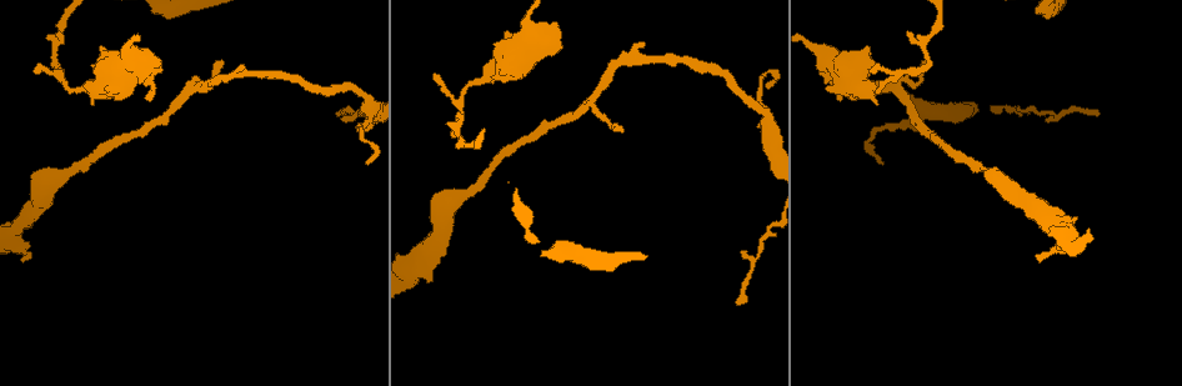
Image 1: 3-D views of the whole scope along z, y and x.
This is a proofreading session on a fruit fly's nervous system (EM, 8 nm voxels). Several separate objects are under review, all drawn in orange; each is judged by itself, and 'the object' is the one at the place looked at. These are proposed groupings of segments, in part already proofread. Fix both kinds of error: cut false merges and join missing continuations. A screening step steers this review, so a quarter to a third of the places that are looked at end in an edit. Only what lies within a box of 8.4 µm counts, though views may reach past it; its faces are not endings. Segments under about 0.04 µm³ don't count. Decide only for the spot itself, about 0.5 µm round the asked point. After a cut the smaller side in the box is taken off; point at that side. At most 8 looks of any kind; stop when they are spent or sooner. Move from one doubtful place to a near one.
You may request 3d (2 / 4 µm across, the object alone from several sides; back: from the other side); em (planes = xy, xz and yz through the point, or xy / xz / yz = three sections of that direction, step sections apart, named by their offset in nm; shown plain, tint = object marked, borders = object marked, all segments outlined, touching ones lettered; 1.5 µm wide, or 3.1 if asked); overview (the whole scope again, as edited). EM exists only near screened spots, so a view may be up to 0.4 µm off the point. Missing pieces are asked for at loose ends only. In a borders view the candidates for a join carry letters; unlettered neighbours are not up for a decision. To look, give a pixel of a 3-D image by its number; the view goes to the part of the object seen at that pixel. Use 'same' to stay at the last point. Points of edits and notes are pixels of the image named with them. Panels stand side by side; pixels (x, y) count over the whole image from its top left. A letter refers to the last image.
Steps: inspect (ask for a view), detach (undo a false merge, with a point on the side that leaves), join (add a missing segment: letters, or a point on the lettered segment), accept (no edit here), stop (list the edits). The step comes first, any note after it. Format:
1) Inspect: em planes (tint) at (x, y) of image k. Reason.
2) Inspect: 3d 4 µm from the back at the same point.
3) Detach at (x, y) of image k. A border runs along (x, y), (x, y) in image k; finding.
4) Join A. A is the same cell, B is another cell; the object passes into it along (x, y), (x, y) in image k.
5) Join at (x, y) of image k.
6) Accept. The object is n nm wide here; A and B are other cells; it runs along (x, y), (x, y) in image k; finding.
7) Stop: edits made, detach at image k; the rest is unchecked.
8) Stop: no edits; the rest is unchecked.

Inspect: 3d 4 µm at (1036, 256) of image 1. Thin end.

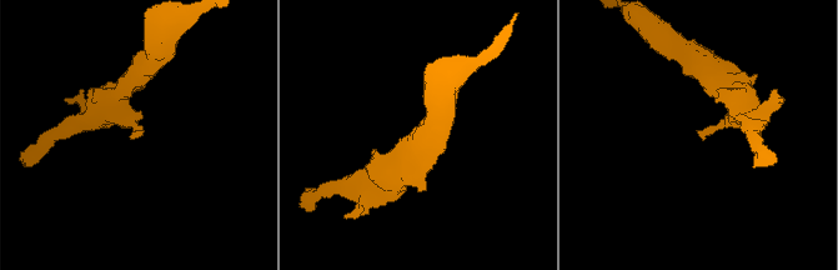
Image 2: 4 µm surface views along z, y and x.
Inspect: em planes (plain) at (133, 131) of image 2. Now the EM.

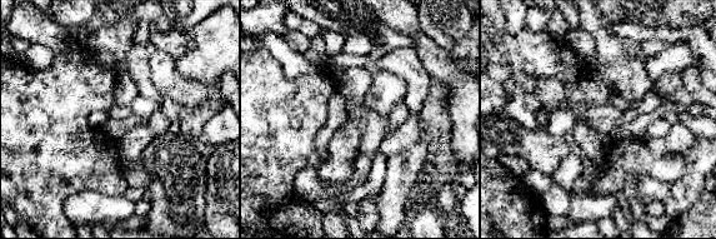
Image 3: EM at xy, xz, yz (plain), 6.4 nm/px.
Inspect: em planes (borders) at the same point.

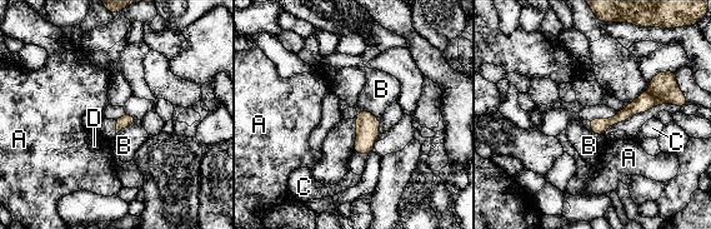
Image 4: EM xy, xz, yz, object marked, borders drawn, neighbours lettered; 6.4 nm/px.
Accept. A, B, C and D are other cells; it runs along (664, 93), (594, 128) in image 4; none of them fits.

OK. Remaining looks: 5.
Inspect: em xz step 4 (borders) at (368, 108) of image 1. Sudden change in width.

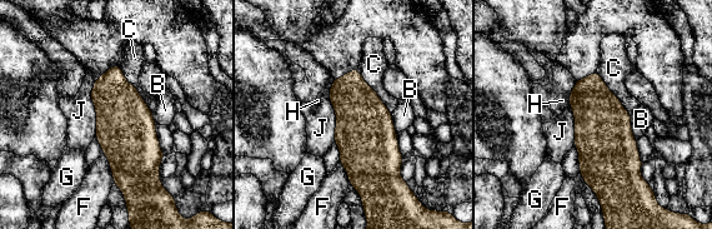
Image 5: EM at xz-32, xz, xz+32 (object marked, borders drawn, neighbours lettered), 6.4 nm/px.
Accept. The object is 360 nm wide here; B, C, F, G, H and J are other cells; a border runs along (98, 78), (90, 94), (94, 135) in image 5; continuous, no second cell.

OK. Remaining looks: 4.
Inspect: em planes (borders) at (106, 90) of image 1. Branch stops here.

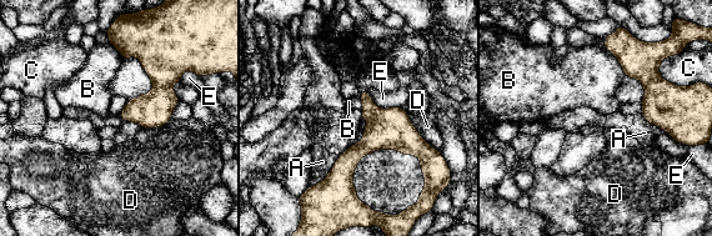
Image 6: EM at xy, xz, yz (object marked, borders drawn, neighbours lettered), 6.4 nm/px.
Accept. A, B, C, D and E are other cells; it runs along (118, 44), (163, 74), (163, 121) in image 6; none of them fits.

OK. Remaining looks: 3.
Stop: no edits; the rest is unchecked.

